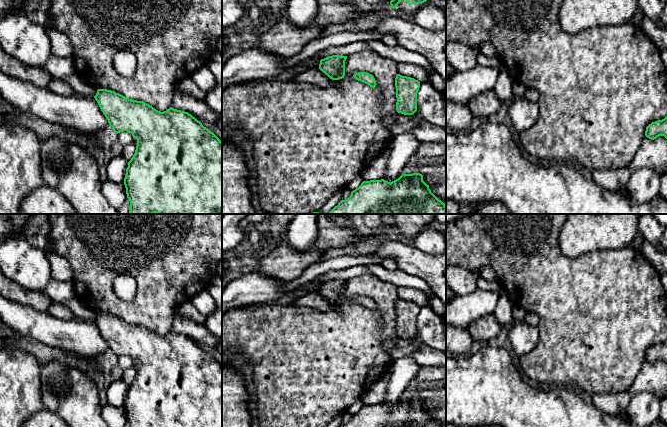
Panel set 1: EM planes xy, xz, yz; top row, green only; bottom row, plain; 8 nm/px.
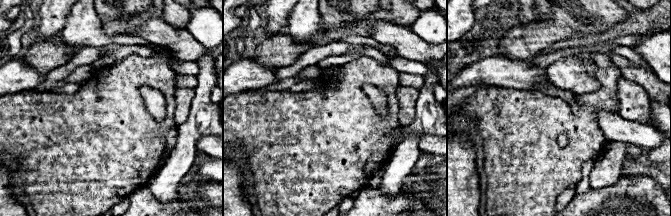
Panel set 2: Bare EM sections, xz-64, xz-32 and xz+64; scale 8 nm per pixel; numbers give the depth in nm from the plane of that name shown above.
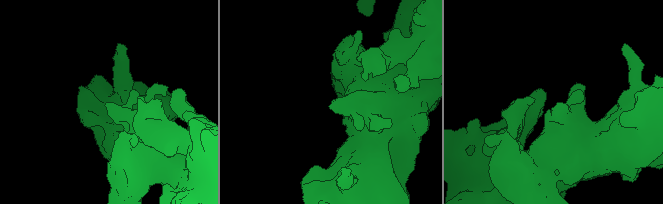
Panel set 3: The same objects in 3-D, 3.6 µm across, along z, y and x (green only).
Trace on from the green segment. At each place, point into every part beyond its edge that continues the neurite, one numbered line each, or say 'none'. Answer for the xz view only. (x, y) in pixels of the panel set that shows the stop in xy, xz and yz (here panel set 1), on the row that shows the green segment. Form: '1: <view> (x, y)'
1: xz (403, 5)

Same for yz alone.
none

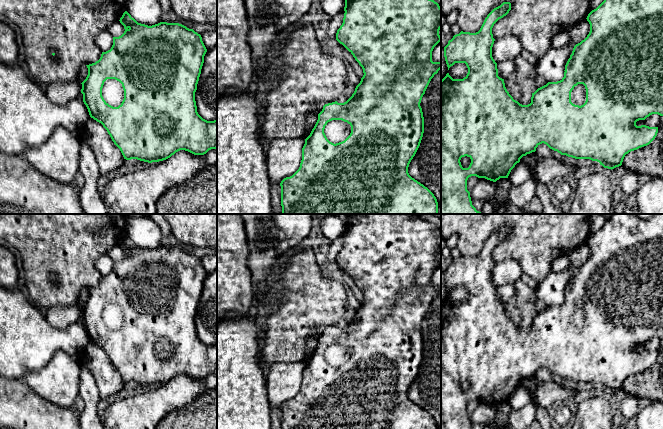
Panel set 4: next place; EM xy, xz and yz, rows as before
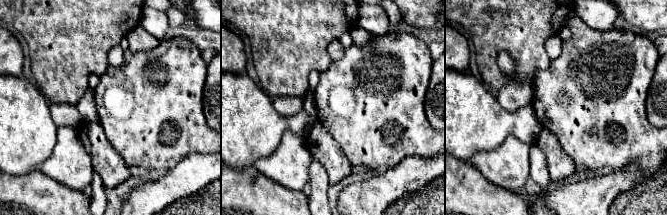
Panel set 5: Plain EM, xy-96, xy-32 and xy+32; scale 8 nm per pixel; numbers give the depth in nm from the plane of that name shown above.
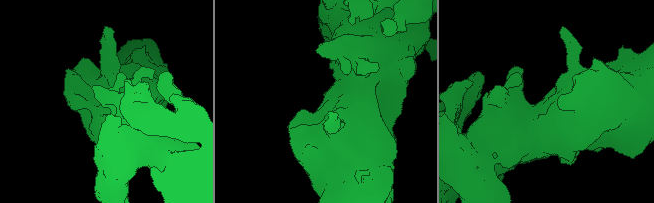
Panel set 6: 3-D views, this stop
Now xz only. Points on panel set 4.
1: xz (336, 131)

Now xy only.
1: xy (112, 91)

